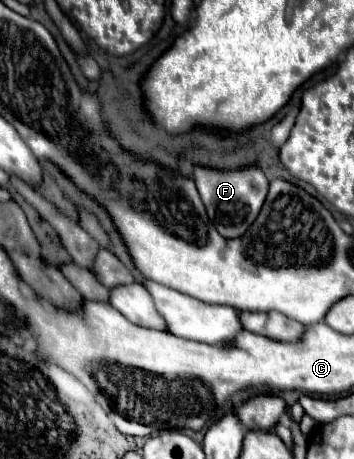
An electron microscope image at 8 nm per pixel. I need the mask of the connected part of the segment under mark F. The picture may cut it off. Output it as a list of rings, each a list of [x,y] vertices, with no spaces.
[[[196,167],[194,181],[210,221],[214,223],[216,231],[226,239],[242,237],[248,231],[248,227],[258,217],[268,193],[268,179],[258,167],[250,167],[246,171],[212,171],[204,167]]]

